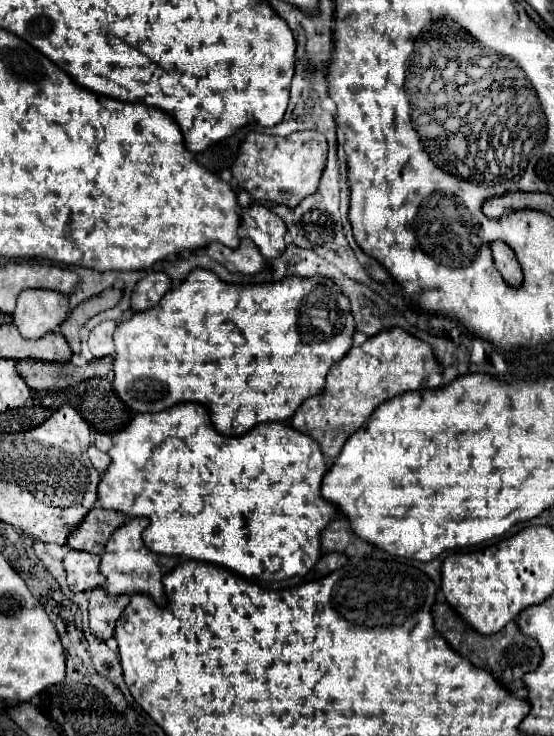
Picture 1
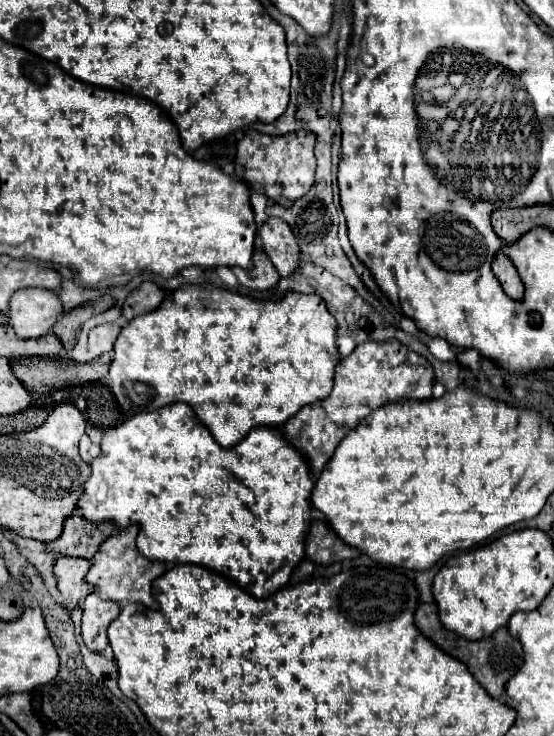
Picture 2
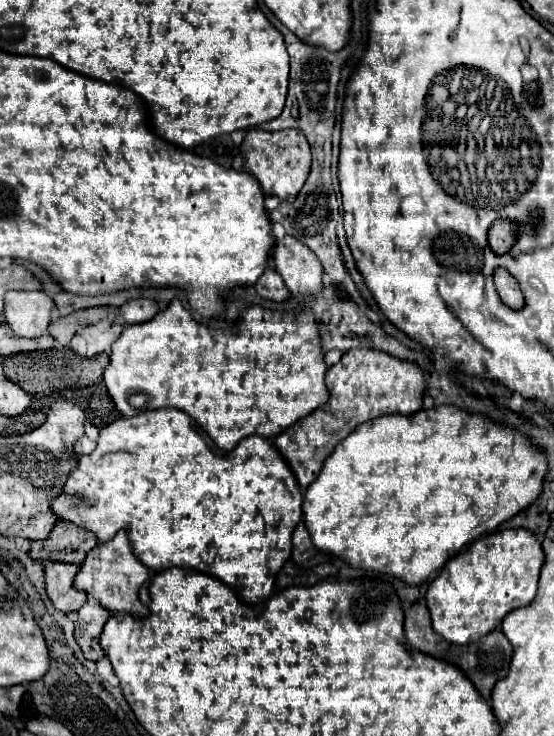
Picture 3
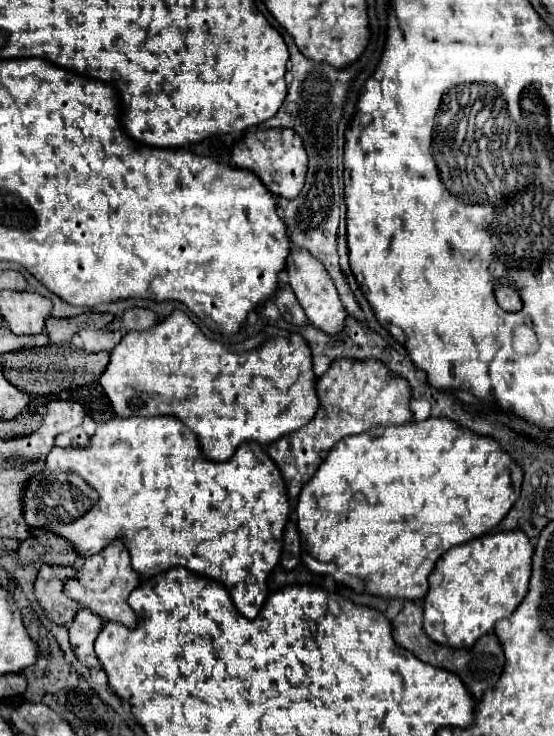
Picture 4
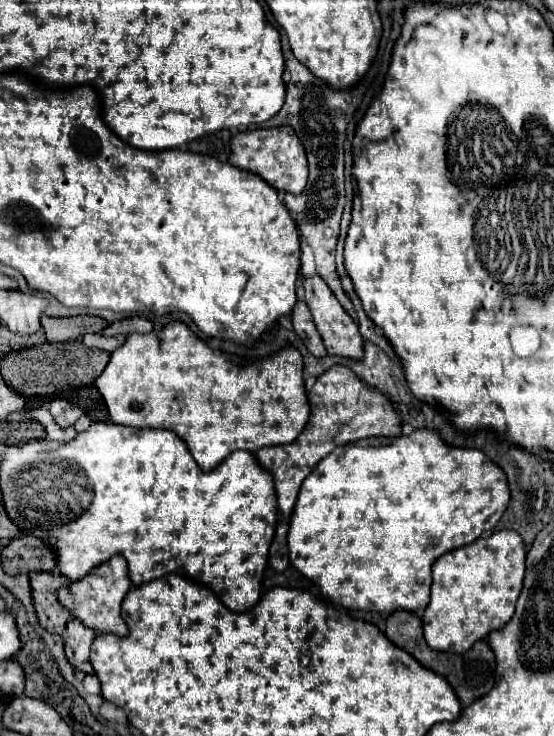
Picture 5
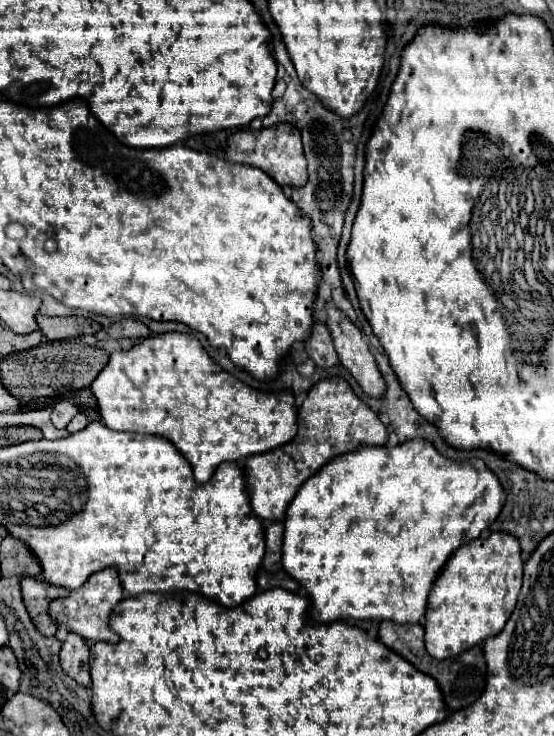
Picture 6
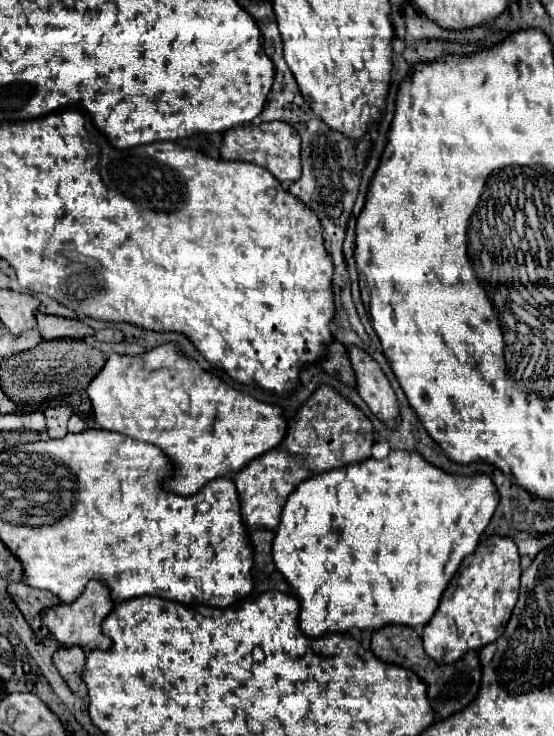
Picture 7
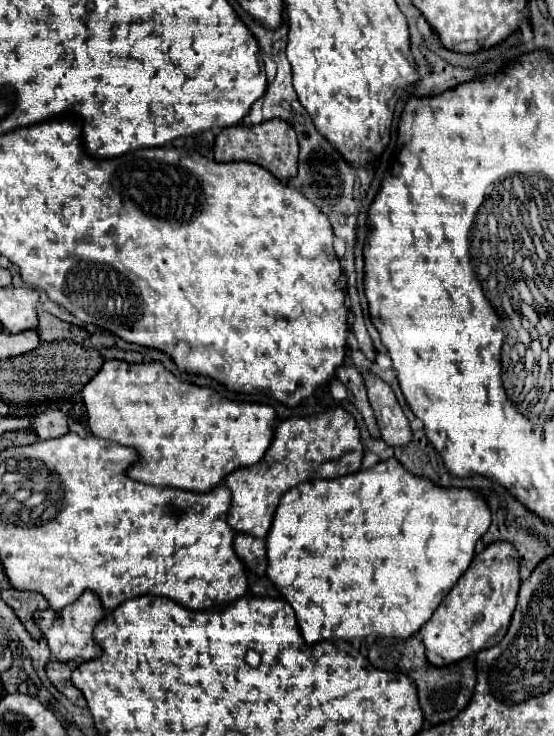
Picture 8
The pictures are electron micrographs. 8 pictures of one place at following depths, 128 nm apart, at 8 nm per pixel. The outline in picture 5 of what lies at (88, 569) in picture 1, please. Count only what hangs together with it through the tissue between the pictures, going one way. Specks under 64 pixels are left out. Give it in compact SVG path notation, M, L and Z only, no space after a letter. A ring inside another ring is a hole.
M32 572L30 574L30 588L32 588L32 600L34 600L38 622L44 630L52 634L62 634L70 618L68 610L62 610L56 598L58 588L68 586L68 584L70 580L58 572Z

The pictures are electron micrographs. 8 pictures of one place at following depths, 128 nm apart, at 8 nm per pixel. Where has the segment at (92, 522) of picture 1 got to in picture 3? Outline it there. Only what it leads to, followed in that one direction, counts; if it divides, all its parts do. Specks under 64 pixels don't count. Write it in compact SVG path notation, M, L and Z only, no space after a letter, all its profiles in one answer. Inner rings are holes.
M58 520L46 540L30 542L30 546L30 556L36 560L82 564L86 554L96 546L96 536L72 522Z

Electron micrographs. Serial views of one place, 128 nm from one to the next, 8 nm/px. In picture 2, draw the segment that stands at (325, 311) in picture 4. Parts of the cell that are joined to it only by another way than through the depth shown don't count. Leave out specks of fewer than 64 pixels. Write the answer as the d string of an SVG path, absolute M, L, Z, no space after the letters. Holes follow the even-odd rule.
M268 218L268 222L260 226L258 236L264 242L264 252L268 254L268 258L272 260L274 268L282 278L288 278L298 270L300 266L298 242L284 220Z

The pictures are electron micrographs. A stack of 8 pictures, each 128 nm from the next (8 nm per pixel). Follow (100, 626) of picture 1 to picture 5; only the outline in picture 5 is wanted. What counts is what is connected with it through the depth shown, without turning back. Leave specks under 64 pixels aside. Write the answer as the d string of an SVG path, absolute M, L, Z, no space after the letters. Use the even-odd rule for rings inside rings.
M76 618L68 620L68 624L66 624L66 638L64 638L66 660L72 664L72 668L82 670L84 674L94 674L90 658L88 658L94 636L96 636L94 630L82 626Z

